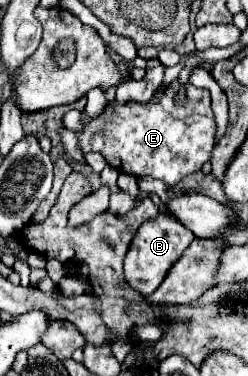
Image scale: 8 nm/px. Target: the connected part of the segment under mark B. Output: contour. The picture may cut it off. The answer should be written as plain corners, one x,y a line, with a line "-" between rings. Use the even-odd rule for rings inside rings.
160,210
156,218
146,220
138,228
138,232
130,244
130,250
124,260
124,272
126,272
128,284
132,284
144,296
154,292
162,284
168,270
176,264
176,260
180,260
180,256
184,254
184,250
190,246
192,240
194,240
194,234
188,228
184,228
184,224
180,224
180,220
176,220
176,216
172,216
166,210

